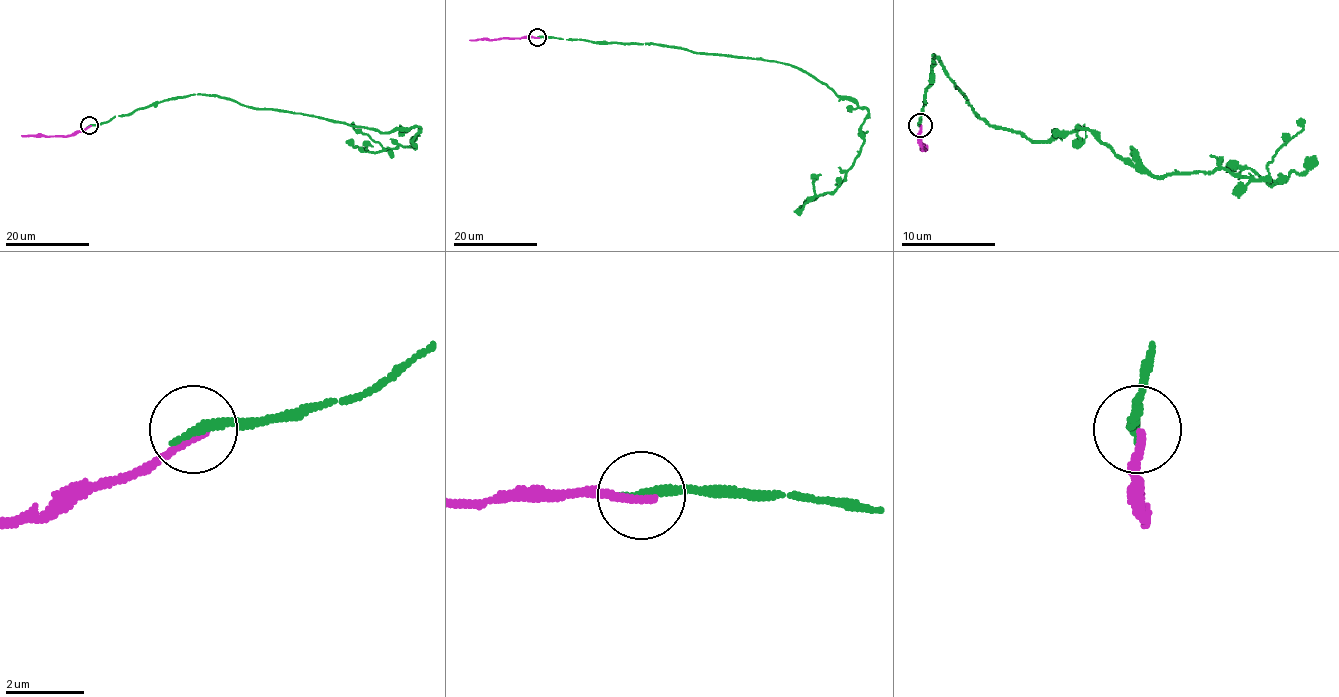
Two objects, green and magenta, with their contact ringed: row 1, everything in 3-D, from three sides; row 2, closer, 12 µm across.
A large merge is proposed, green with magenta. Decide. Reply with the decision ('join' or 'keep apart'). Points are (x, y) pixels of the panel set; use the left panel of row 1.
keep apart

